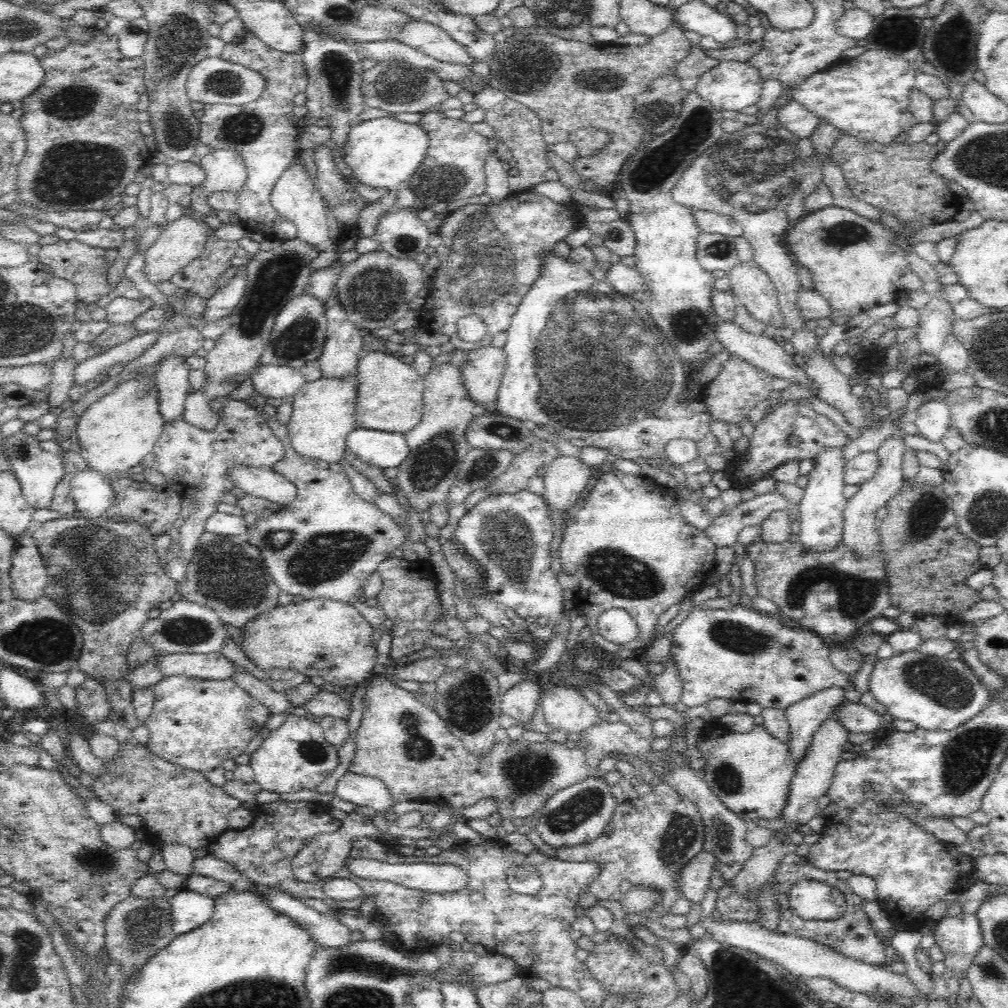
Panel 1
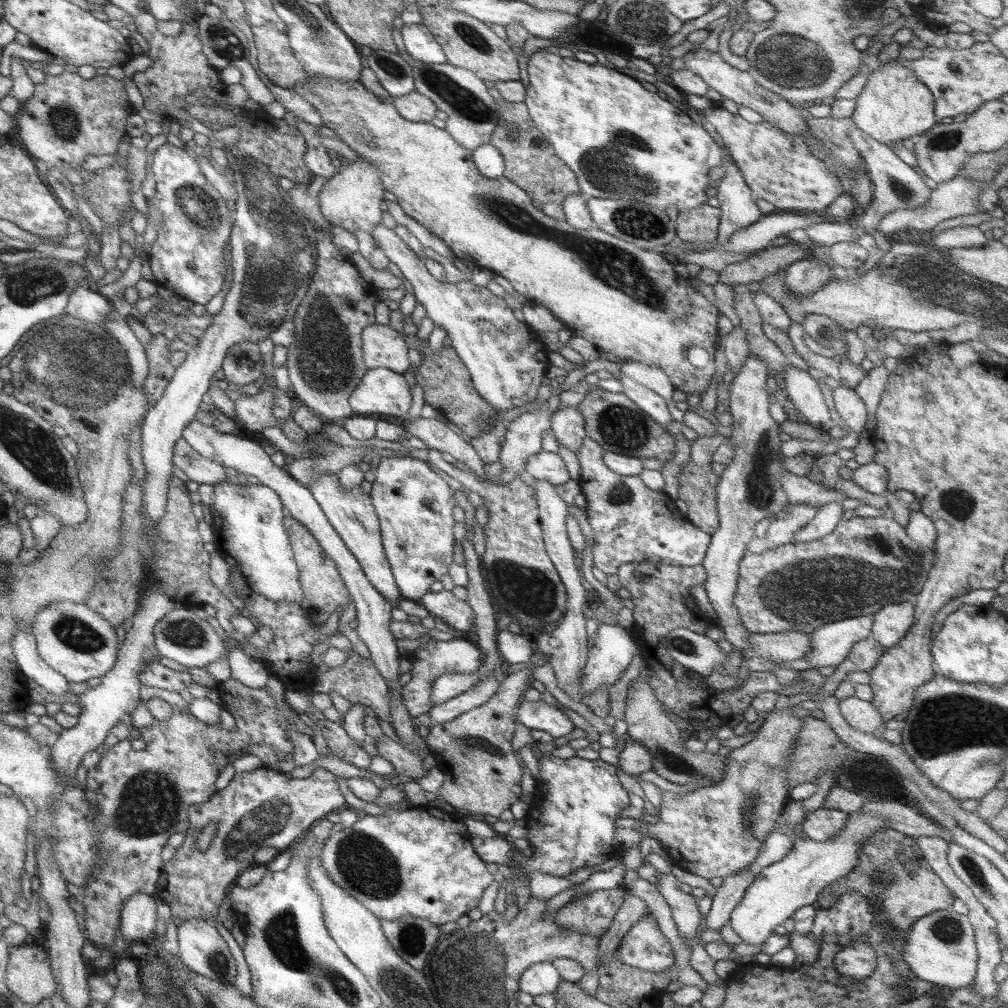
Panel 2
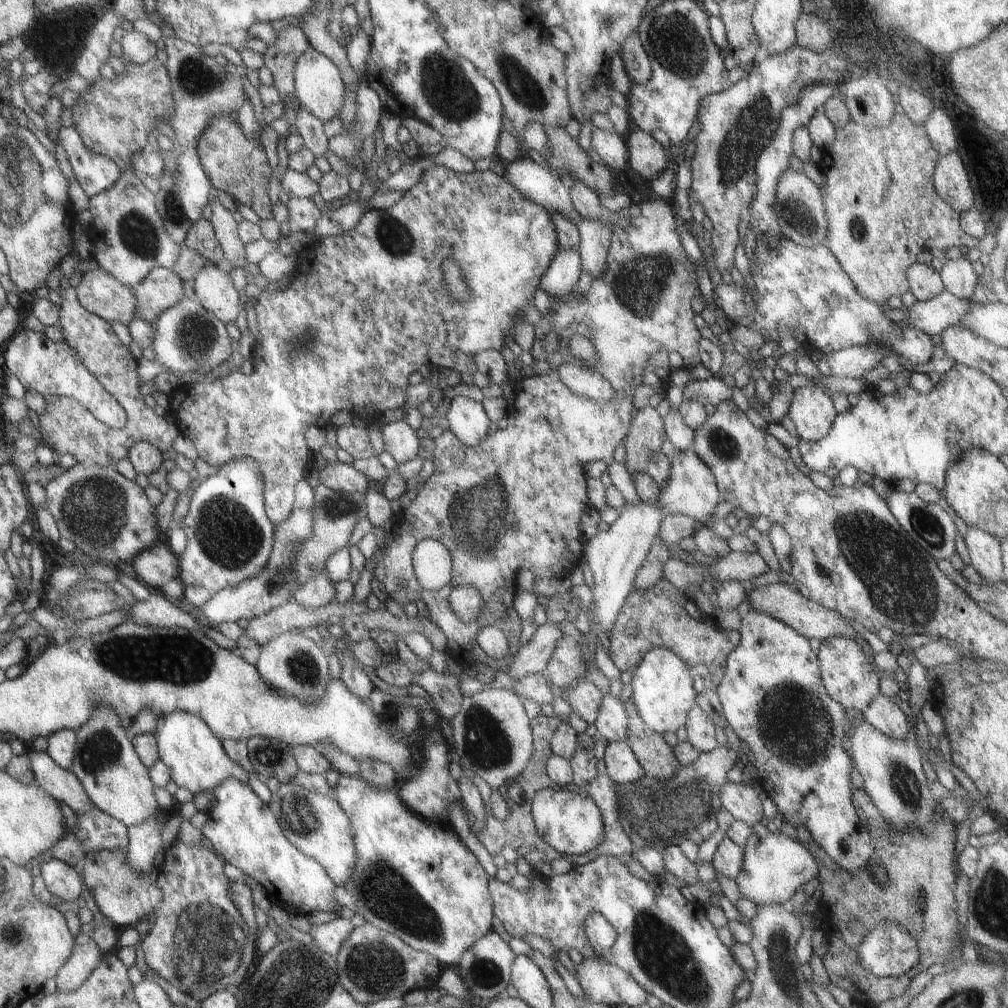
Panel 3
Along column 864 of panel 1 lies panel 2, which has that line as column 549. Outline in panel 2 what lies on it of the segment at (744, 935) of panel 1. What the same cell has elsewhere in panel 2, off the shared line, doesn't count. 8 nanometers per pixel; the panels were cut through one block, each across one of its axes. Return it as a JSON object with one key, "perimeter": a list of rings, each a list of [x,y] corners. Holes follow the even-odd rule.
{"perimeter":[[[537,962],[529,966],[519,978],[519,992],[529,996],[537,994],[553,994],[555,988],[561,984],[561,976],[551,962]]]}

